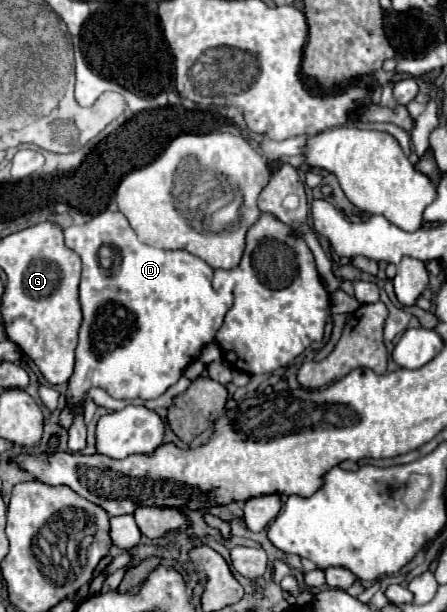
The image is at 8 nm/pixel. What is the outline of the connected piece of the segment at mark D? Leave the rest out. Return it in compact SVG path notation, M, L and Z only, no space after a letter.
M106 211L106 213L98 213L94 219L90 219L84 225L72 225L68 229L64 229L64 241L66 247L70 247L72 251L76 251L82 259L82 279L80 279L80 305L82 305L82 327L78 333L78 345L76 345L76 365L74 365L74 375L68 381L68 391L66 391L66 405L58 415L58 425L62 429L68 429L72 425L72 419L82 411L84 393L90 387L102 387L104 391L108 391L110 397L114 399L156 399L162 393L168 391L168 387L172 387L184 373L184 369L194 363L202 349L214 341L218 329L222 327L222 319L232 303L232 299L222 299L214 289L212 289L212 267L206 265L202 259L186 253L186 251L164 251L152 245L146 245L142 241L138 241L136 233L132 231L132 227L128 225L128 219L118 213L118 211Z

